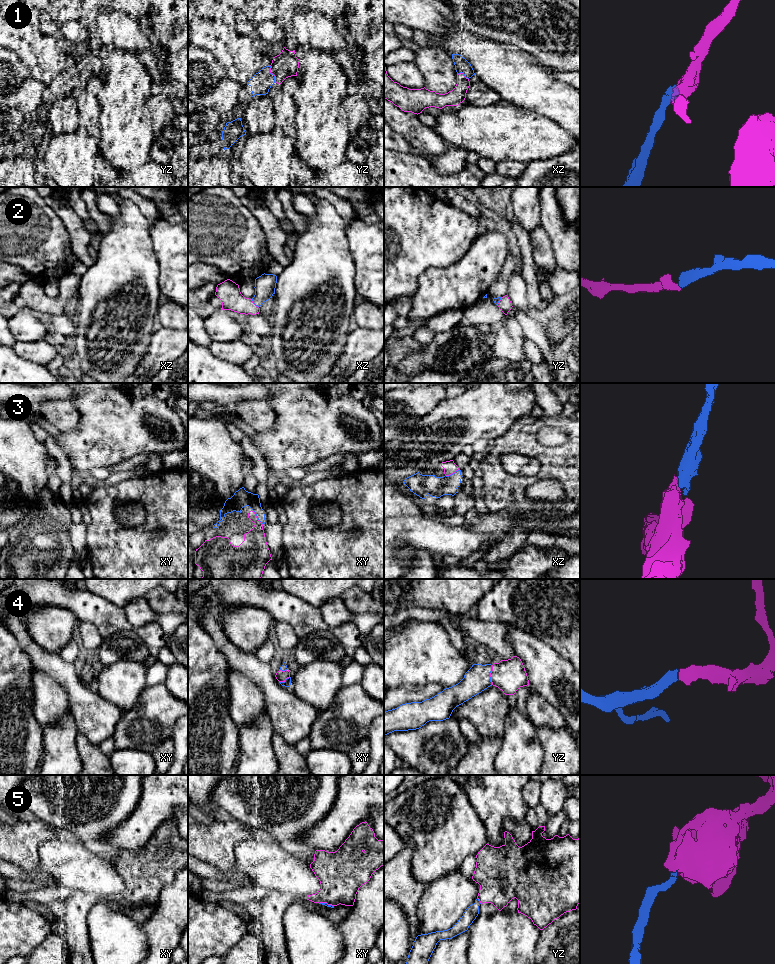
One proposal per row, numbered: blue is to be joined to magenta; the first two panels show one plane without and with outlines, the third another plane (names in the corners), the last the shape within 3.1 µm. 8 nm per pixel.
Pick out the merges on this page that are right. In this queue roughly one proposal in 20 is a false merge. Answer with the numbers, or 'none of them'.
1, 2, 3, 4, 5

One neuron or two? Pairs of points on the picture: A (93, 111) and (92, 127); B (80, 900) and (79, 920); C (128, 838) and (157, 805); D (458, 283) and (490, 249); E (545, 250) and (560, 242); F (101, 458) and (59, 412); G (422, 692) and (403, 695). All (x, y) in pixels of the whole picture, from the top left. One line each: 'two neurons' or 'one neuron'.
A: one neuron
B: one neuron
C: one neuron
D: one neuron
E: two neurons
F: two neurons
G: one neuron

